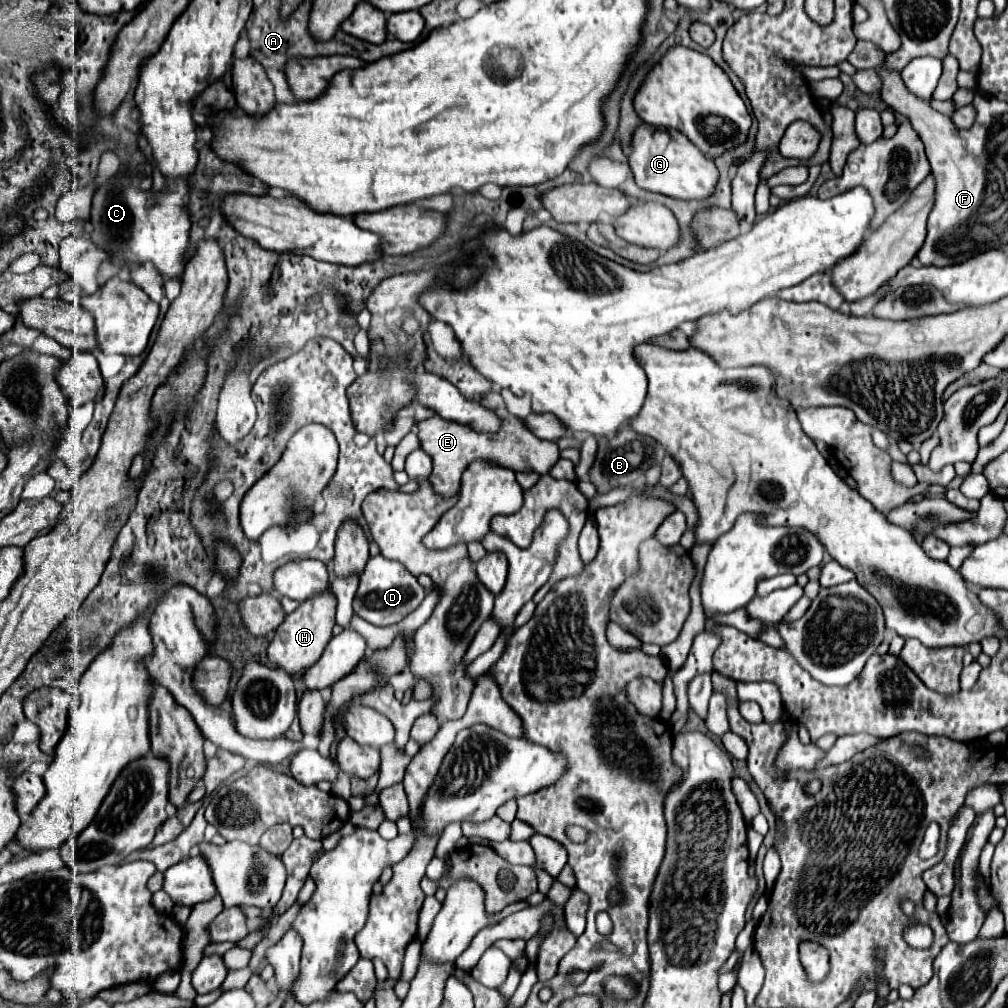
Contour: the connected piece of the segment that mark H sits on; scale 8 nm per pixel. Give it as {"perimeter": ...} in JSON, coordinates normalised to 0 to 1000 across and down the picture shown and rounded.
{"perimeter":[[[328,581],[311,591],[309,595],[303,595],[297,599],[297,603],[289,609],[283,611],[283,617],[275,623],[271,637],[265,643],[265,651],[267,655],[281,663],[283,667],[287,667],[289,671],[295,667],[301,667],[303,663],[307,663],[307,659],[313,659],[314,653],[318,651],[318,647],[322,645],[324,637],[328,635],[328,625],[332,621],[332,601],[334,601],[334,593],[328,587]]]}

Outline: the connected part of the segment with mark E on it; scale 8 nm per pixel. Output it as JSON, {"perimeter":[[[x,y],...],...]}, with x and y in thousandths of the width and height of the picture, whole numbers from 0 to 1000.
{"perimeter":[[[485,389],[475,397],[481,405],[487,405],[495,417],[497,417],[497,425],[493,429],[471,429],[467,423],[449,419],[449,417],[441,417],[436,411],[430,411],[424,417],[418,417],[414,421],[416,425],[416,437],[418,437],[418,444],[428,452],[430,458],[430,466],[428,466],[428,480],[430,484],[439,490],[439,492],[449,492],[449,488],[454,488],[457,482],[457,473],[461,464],[473,456],[473,454],[483,454],[483,456],[491,456],[497,462],[509,464],[513,468],[535,468],[535,470],[543,470],[547,466],[547,462],[555,456],[555,442],[551,438],[541,438],[533,433],[529,433],[521,419],[509,411],[503,409],[503,403],[497,395],[495,389]]]}

